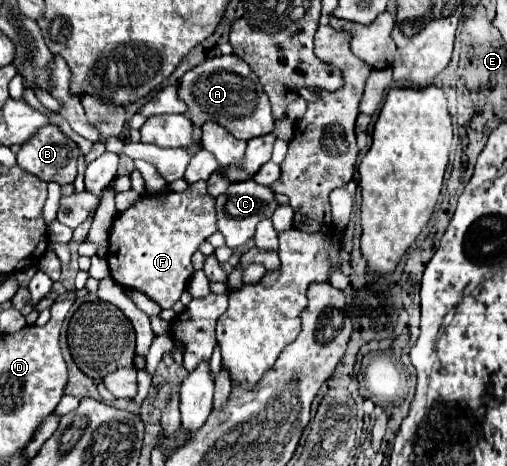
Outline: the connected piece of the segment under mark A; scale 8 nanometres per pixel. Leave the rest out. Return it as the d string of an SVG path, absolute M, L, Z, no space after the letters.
M236 54L208 58L200 66L186 72L180 82L180 98L186 102L190 120L196 128L200 128L206 120L212 120L240 140L274 132L274 118L268 96L262 84L256 80L256 74Z

